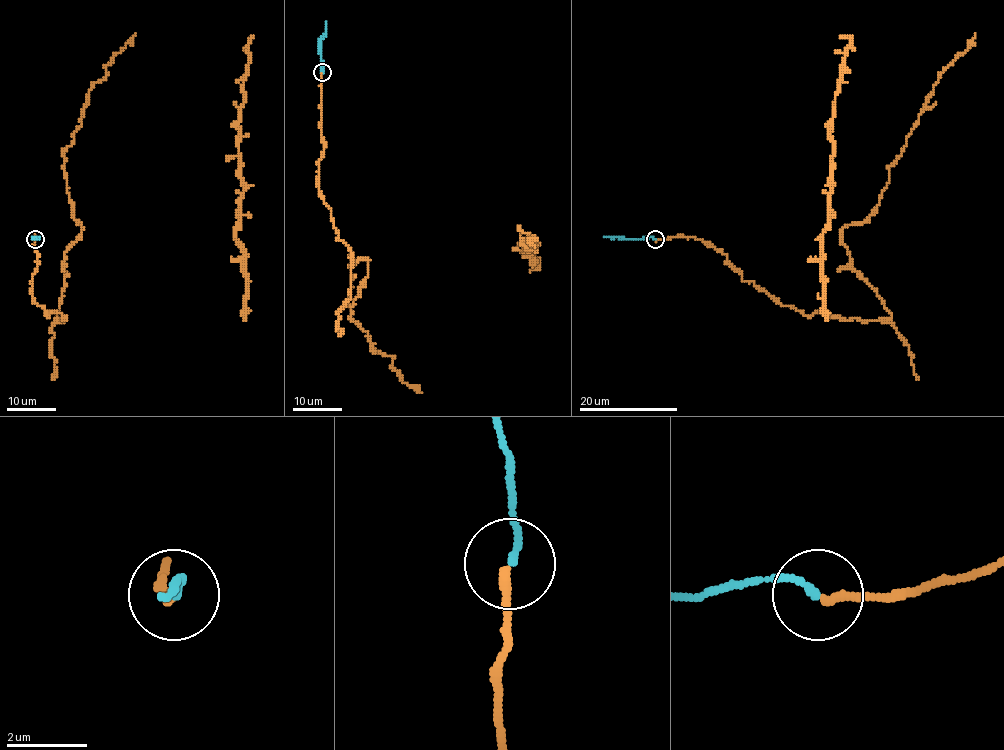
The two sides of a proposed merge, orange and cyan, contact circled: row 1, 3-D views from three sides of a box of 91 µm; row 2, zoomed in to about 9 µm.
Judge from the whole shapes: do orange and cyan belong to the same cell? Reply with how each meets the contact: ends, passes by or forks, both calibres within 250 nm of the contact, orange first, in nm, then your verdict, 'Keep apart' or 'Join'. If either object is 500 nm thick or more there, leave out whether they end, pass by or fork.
At the ring orange ends. At the ring cyan ends. Thickness 200 nm (orange) against 180 nm. Join

